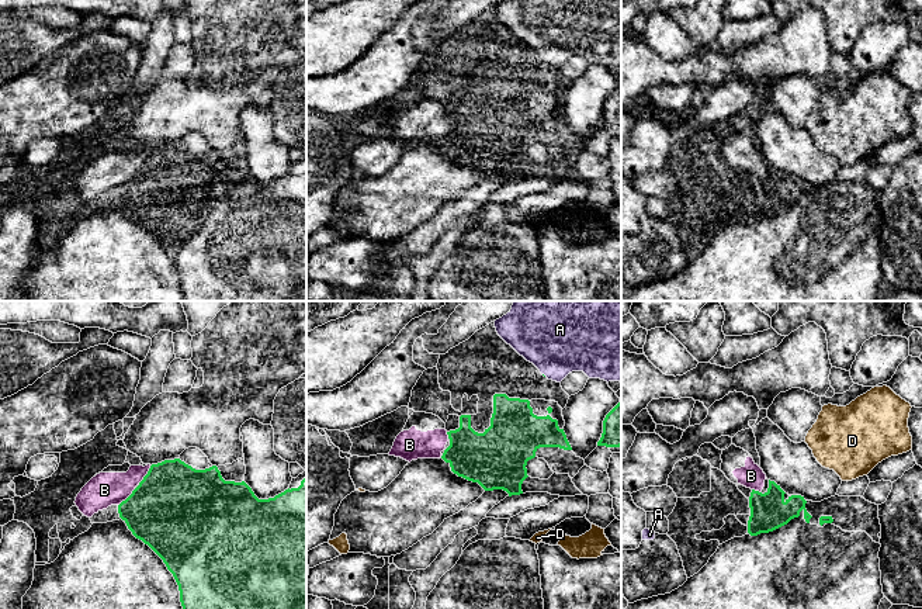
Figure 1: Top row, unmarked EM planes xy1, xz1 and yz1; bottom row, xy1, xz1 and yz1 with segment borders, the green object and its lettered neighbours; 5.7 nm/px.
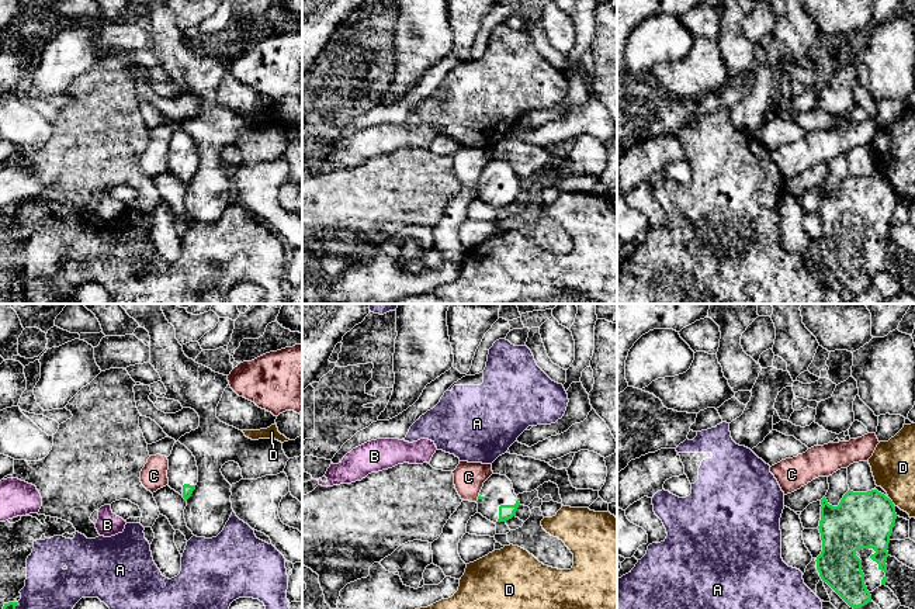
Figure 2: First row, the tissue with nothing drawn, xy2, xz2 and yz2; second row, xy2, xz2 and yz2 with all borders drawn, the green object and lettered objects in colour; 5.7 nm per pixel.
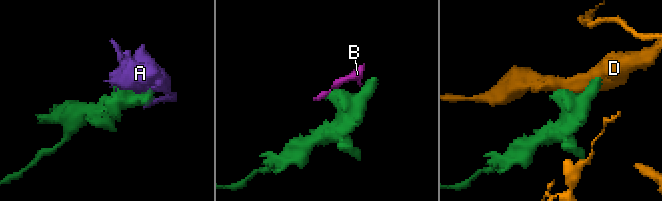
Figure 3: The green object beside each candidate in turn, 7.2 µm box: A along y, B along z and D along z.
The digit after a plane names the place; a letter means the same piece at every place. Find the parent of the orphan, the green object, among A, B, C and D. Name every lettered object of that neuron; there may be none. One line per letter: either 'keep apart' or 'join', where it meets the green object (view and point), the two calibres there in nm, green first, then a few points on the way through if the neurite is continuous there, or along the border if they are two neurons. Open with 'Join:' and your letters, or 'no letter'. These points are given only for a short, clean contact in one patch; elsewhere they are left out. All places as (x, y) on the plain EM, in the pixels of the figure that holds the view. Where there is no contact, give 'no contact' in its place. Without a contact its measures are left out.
Join: no letter
A: keep apart | xy2 (14, 296) | 80/300 nm
B: keep apart | xy1 (128, 182) | 460/190 nm | along xy1 (135, 173), (118, 190)
C: keep apart | xz2 (478, 182) | 20/180 nm | along xz2 (479, 180), (477, 183)
D: keep apart | yz2 (891, 186) | 320/260 nm | along yz2 (888, 182), (894, 189)

